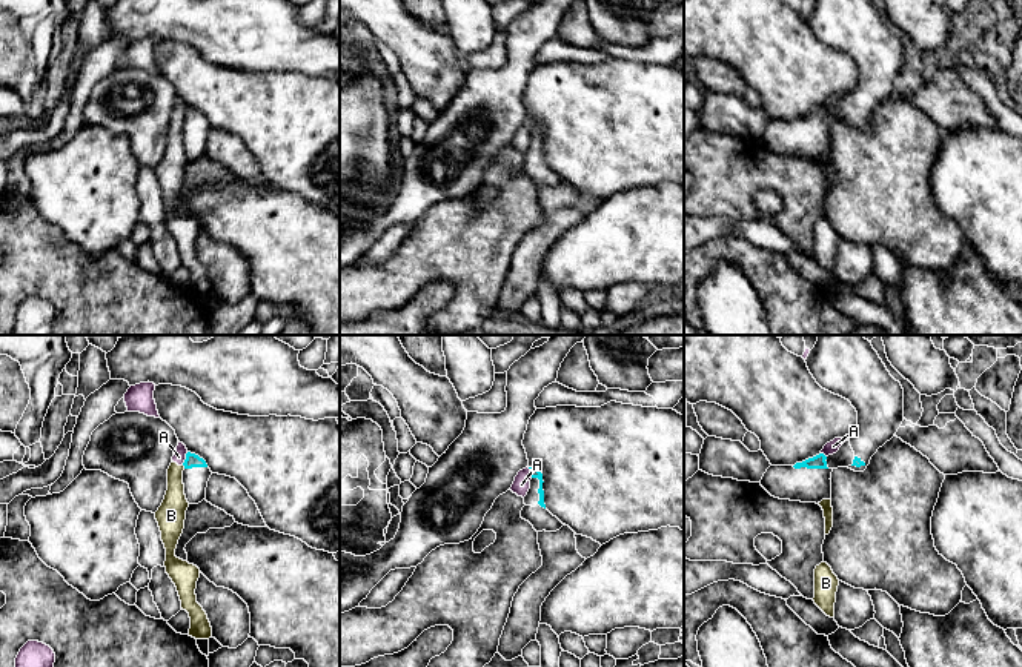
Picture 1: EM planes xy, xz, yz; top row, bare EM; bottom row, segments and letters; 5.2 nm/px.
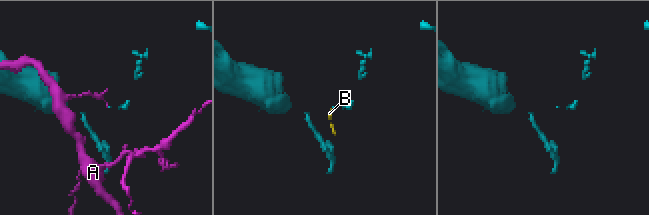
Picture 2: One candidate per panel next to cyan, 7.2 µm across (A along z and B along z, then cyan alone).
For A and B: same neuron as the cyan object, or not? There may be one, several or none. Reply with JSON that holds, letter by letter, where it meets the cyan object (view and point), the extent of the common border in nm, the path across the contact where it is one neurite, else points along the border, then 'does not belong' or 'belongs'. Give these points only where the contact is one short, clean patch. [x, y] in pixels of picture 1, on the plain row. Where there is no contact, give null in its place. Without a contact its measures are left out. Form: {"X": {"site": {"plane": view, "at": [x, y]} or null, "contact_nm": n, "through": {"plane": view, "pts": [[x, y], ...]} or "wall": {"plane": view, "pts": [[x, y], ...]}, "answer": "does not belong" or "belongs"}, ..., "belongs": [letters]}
{"A": {"site": {"plane": "xy", "at": [186, 114]}, "contact_nm": 70, "wall": {"plane": "xy", "pts": [[188, 108], [182, 119]]}, "answer": "does not belong"}, "B": {"site": {"plane": "xy", "at": [183, 120]}, "contact_nm": 30, "wall": {"plane": "xy", "pts": [[182, 120], [185, 123]]}, "answer": "does not belong"}, "belongs": []}

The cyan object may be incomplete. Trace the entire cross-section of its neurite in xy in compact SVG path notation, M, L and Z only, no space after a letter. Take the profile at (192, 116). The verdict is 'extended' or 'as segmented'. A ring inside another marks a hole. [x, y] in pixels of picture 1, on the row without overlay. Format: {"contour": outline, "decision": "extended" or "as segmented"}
{"contour": "M191 108L186 109L183 121L186 155L189 160L198 160L206 154L206 143L212 128L203 114Z", "decision": "extended"}

